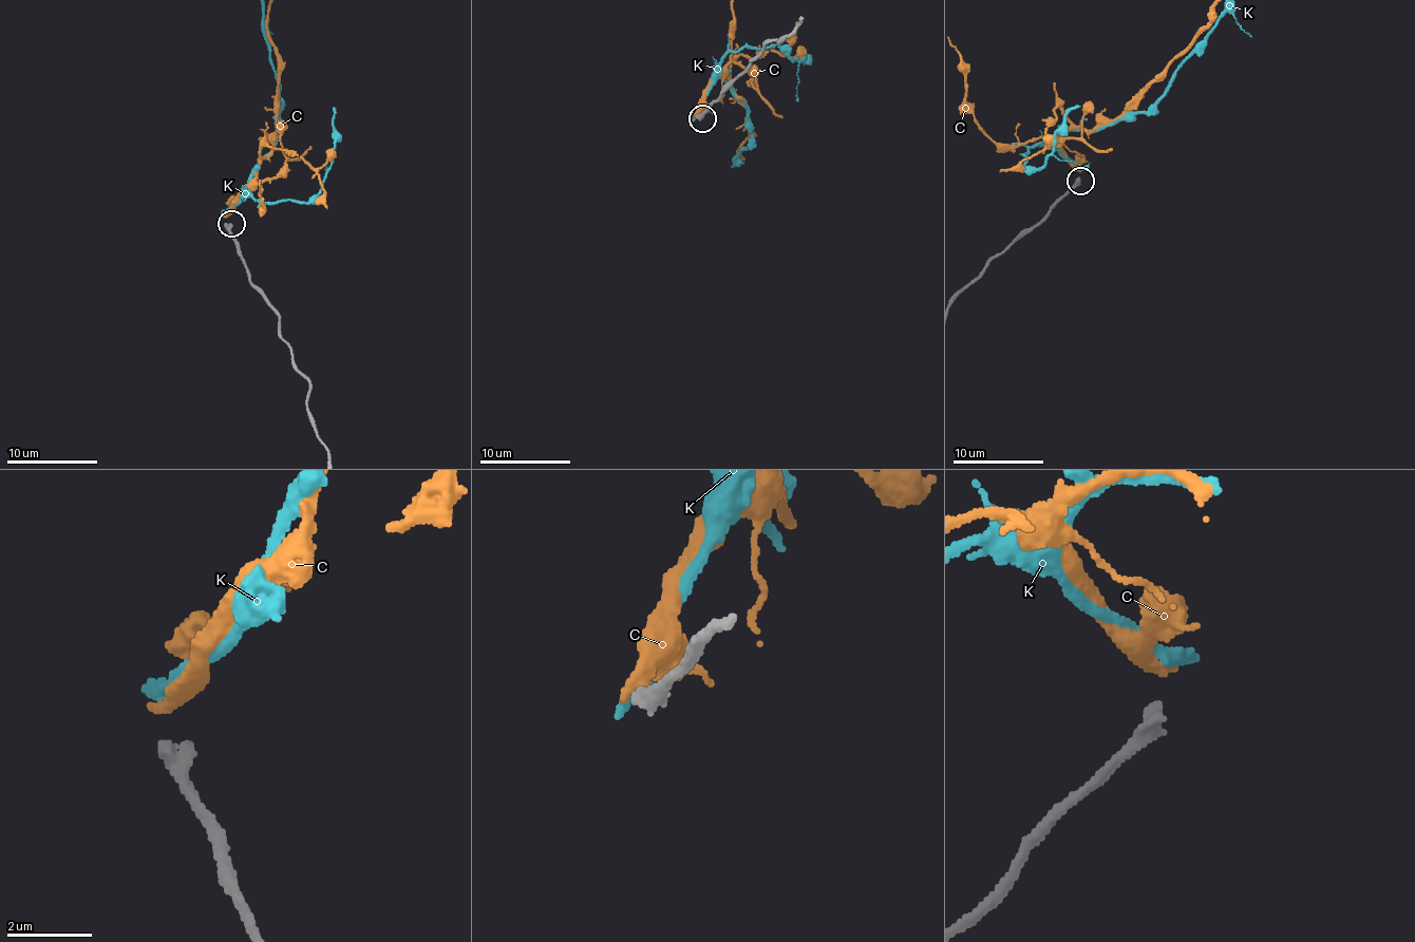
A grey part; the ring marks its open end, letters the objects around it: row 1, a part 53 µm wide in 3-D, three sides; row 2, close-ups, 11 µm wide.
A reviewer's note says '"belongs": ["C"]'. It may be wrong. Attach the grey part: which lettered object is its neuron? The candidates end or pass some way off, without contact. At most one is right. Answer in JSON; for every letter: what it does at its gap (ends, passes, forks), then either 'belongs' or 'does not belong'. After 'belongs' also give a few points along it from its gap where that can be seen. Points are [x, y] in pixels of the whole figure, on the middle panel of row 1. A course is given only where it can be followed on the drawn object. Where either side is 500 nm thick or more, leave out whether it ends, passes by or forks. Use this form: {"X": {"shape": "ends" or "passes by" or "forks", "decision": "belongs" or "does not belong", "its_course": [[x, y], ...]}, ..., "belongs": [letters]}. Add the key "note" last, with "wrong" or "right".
{"C": {"shape": "ends", "decision": "does not belong"}, "K": {"shape": "ends", "decision": "does not belong"}, "belongs": [], "note": "wrong"}

